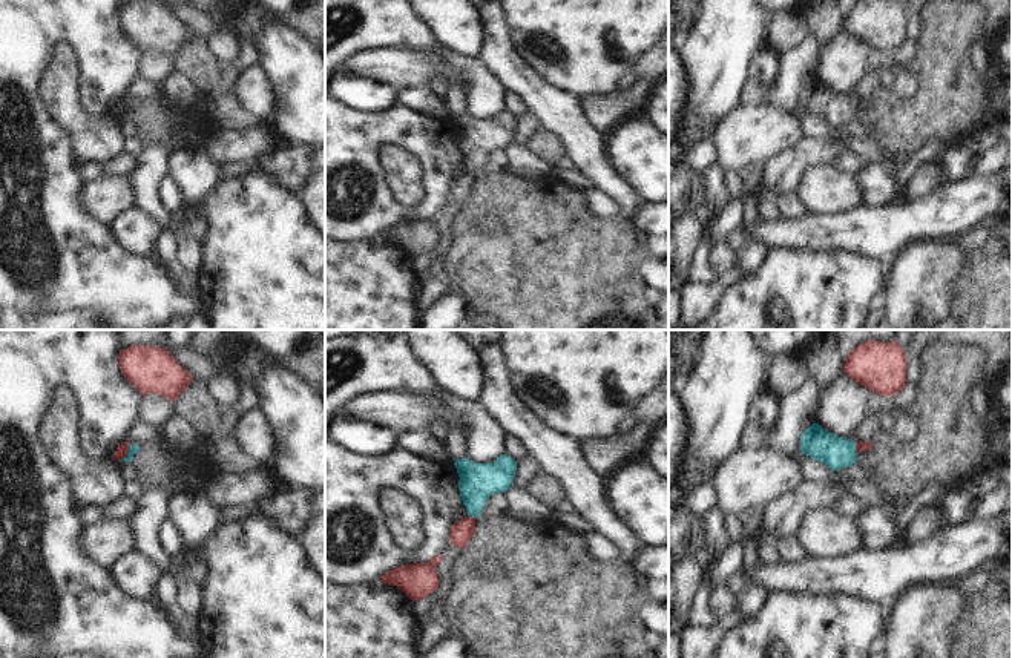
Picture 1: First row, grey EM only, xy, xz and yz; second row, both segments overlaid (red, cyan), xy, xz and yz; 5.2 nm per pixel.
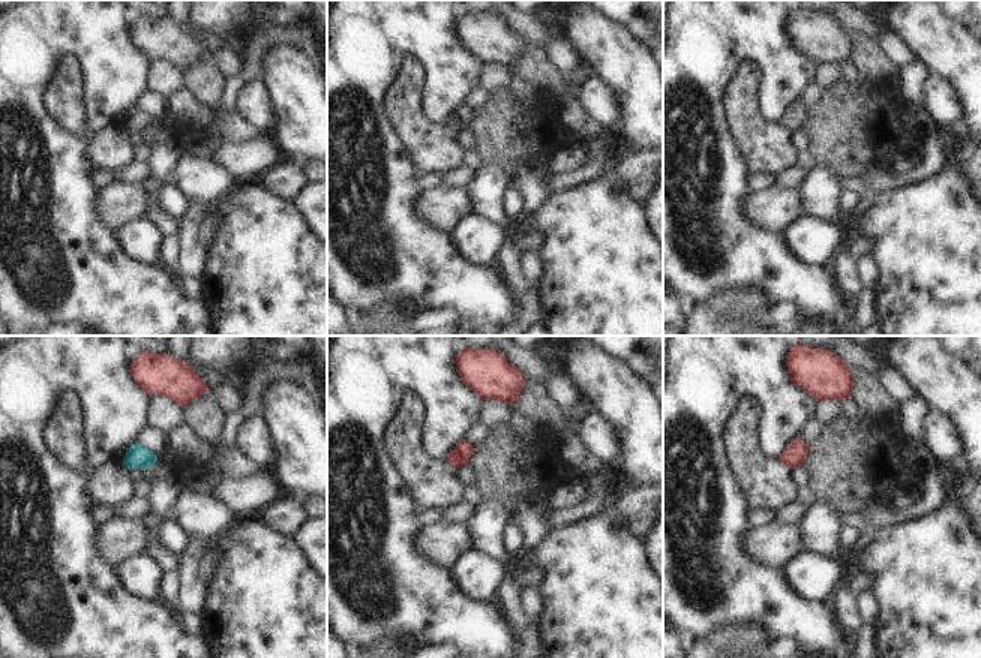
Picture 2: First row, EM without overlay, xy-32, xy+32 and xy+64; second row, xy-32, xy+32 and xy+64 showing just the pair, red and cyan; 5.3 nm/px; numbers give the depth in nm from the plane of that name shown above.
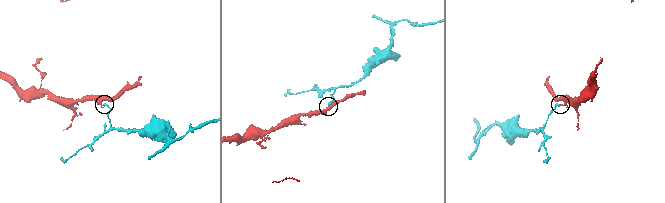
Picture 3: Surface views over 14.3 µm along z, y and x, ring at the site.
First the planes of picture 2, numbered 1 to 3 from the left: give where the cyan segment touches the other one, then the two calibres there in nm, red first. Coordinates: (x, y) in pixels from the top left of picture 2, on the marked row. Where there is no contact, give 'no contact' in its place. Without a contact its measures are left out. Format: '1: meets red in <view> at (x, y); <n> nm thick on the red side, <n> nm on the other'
1: no contact
2: no contact
3: no contact

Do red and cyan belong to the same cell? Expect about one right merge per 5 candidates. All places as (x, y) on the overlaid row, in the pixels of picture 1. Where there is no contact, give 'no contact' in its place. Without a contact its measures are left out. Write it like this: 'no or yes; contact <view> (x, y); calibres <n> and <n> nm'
no; contact xy (126, 453); calibres 70 and 50 nm

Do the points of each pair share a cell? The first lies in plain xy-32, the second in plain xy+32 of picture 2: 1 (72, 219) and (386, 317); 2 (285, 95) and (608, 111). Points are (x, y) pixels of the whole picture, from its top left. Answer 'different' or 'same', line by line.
1: different
2: different

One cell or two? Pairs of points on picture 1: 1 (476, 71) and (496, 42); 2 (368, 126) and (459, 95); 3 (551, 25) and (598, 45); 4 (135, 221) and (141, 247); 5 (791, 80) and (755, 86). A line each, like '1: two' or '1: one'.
1: two
2: two
3: one
4: one
5: one

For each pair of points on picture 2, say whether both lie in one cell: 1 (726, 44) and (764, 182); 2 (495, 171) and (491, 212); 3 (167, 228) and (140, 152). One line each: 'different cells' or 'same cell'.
1: different cells
2: same cell
3: different cells

